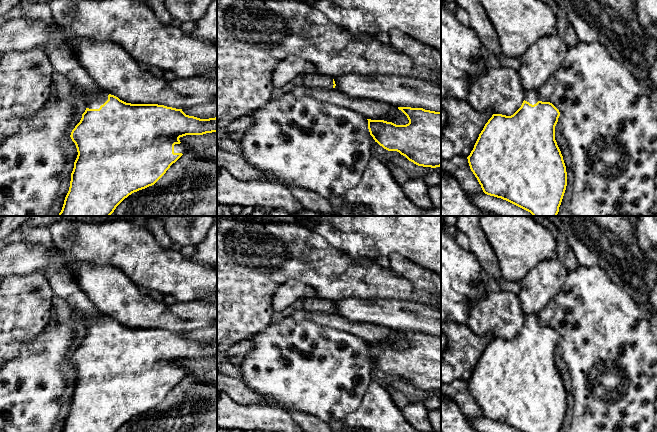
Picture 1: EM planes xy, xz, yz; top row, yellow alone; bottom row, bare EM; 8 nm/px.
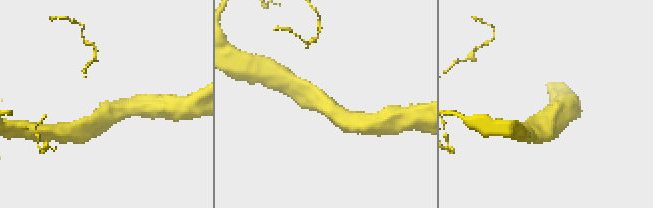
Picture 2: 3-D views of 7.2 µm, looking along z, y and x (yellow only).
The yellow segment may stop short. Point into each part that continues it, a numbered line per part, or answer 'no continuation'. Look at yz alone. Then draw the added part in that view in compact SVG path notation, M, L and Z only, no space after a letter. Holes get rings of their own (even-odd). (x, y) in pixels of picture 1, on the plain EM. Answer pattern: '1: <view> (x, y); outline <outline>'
1: yz (531, 320); outline M536 314L526 315L524 324L529 326L532 329L536 328L538 325L540 325L539 320L538 320L538 315Z

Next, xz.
1: xz (316, 304); outline M315 298L303 299L303 308L308 312L332 313L333 302L330 300Z

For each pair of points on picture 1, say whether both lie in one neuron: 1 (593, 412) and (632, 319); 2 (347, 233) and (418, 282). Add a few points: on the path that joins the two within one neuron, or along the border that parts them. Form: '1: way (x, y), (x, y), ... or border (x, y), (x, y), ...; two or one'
1: way (614, 389), (614, 342); one
2: border (387, 256), (398, 253), (412, 262); two

